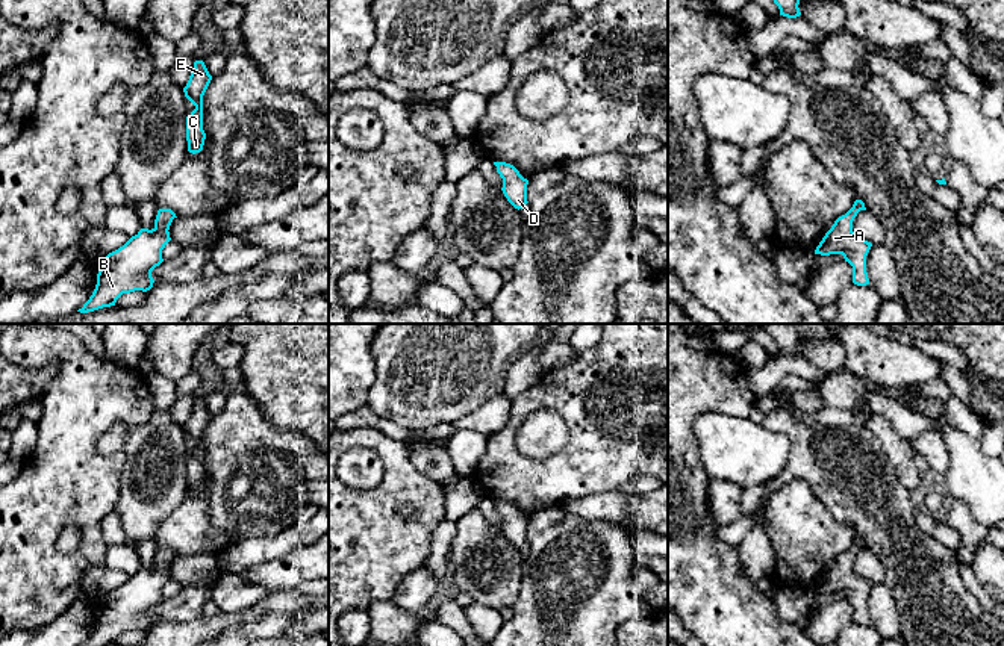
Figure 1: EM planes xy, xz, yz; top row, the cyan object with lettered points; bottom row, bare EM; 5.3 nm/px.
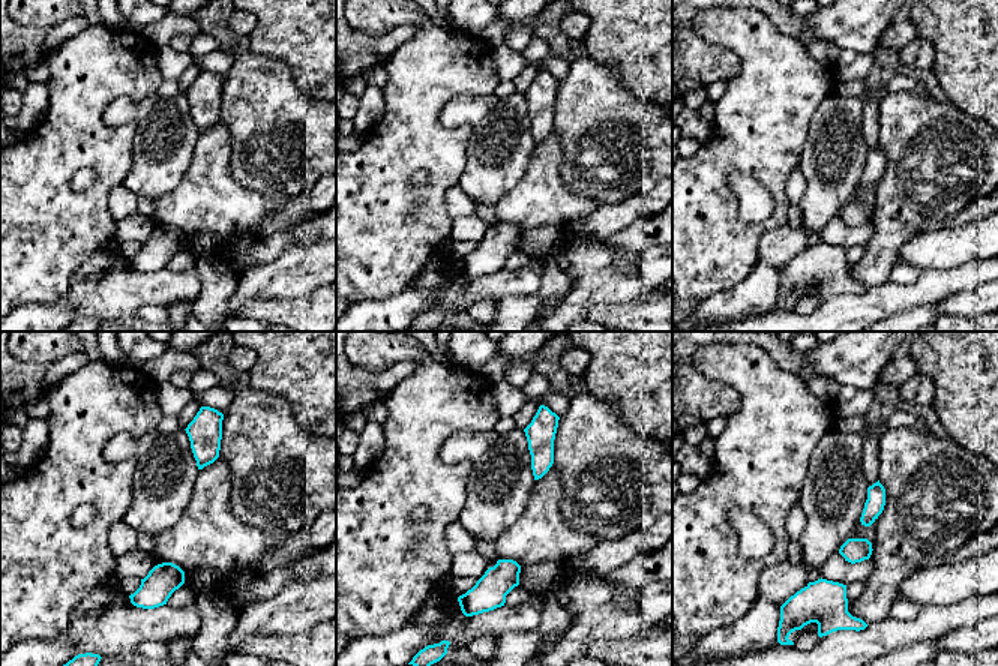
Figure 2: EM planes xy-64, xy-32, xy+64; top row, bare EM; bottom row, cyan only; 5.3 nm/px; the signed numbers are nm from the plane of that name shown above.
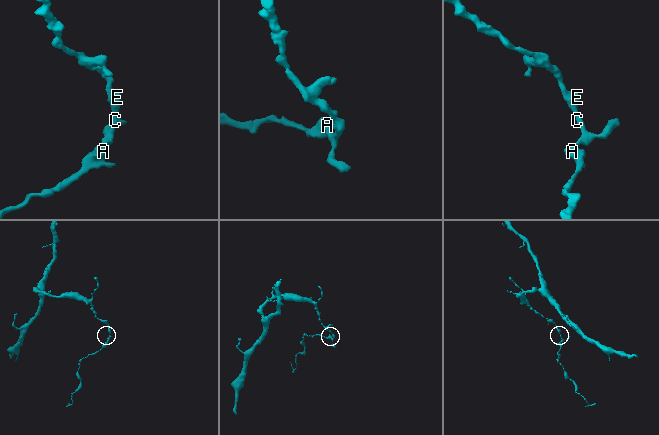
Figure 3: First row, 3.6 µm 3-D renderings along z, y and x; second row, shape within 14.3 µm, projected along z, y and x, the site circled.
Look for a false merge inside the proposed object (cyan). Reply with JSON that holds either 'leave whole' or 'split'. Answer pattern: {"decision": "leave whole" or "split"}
{"decision": "leave whole"}

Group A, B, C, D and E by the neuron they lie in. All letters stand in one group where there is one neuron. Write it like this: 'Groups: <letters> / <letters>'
Groups: A B C D E

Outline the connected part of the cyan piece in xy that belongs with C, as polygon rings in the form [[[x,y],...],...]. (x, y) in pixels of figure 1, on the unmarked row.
[[[195,399],[189,419],[183,427],[185,436],[195,445],[186,455],[188,490],[195,493],[203,489],[206,472],[203,469],[203,434],[212,419],[203,399]]]

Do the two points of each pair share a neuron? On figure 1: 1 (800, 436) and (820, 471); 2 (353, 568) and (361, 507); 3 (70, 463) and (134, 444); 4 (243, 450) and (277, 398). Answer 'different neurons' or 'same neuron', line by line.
1: same neuron
2: same neuron
3: different neurons
4: different neurons

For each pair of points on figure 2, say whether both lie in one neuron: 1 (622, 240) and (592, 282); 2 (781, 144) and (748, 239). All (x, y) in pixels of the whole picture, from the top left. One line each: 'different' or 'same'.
1: different
2: same

